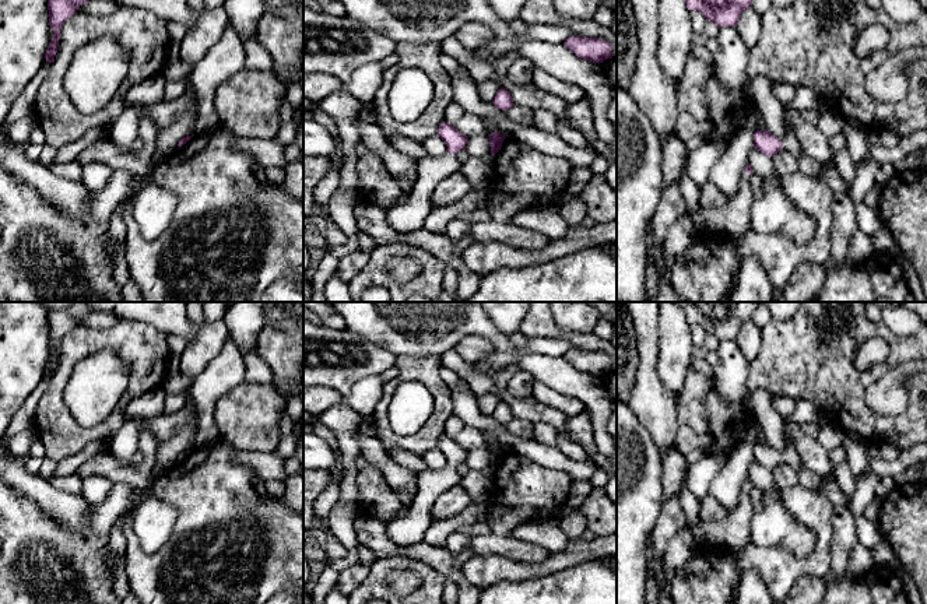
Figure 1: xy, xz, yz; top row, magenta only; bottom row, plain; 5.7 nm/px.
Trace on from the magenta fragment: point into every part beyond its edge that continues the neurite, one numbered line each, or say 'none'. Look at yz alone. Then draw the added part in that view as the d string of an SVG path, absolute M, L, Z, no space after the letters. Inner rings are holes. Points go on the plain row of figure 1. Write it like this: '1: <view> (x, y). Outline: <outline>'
1: yz (789, 456). Outline: M787 447L782 452L782 461L791 466L796 471L804 466L798 453L793 447Z

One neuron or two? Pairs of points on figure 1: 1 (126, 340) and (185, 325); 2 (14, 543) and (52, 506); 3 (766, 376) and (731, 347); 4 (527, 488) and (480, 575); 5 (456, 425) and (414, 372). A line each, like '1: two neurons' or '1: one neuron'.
1: two neurons
2: two neurons
3: two neurons
4: two neurons
5: two neurons

